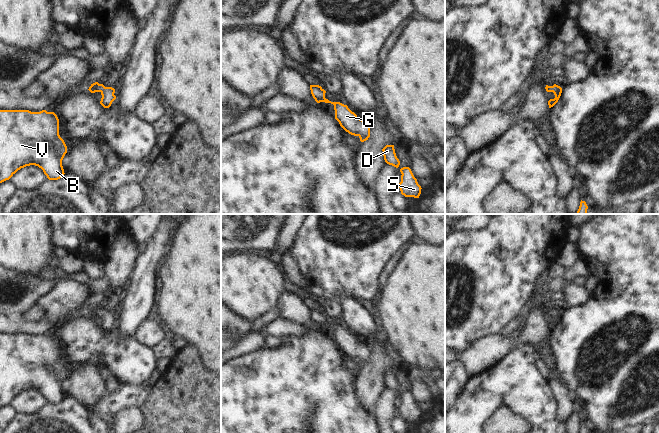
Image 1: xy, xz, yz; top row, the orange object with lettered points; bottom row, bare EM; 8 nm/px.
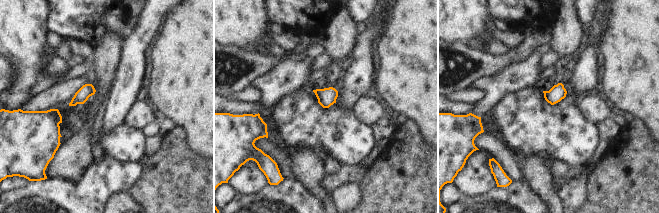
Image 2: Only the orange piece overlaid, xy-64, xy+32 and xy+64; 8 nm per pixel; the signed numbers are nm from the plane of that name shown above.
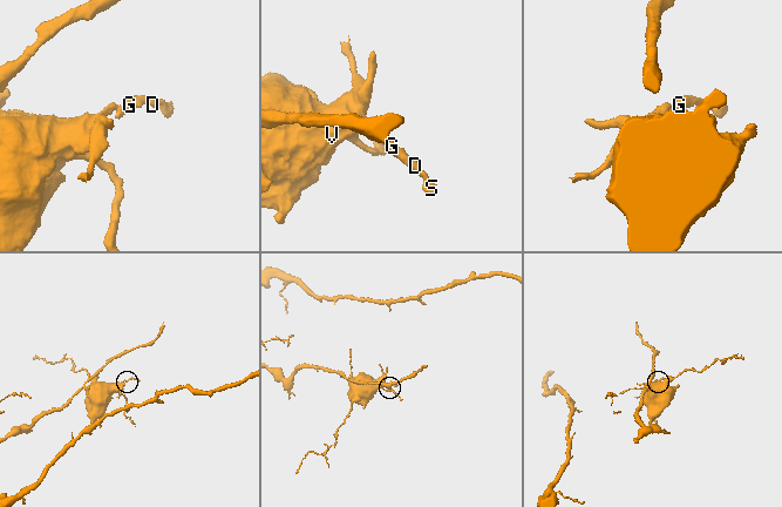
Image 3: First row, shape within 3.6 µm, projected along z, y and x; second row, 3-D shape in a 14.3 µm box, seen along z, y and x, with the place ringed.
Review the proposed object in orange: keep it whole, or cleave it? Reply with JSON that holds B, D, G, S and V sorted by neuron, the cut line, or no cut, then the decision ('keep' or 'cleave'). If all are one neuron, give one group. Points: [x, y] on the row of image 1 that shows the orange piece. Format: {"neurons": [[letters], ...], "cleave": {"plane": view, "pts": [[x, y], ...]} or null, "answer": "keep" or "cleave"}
{"neurons": [["B", "D", "G", "S", "V"]], "cleave": null, "answer": "keep"}

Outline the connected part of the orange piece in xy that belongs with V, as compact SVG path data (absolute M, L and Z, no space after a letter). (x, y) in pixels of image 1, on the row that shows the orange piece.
M0 110L0 183L30 165L41 168L49 180L58 180L65 174L62 160L66 153L67 146L59 135L59 119L54 112Z

